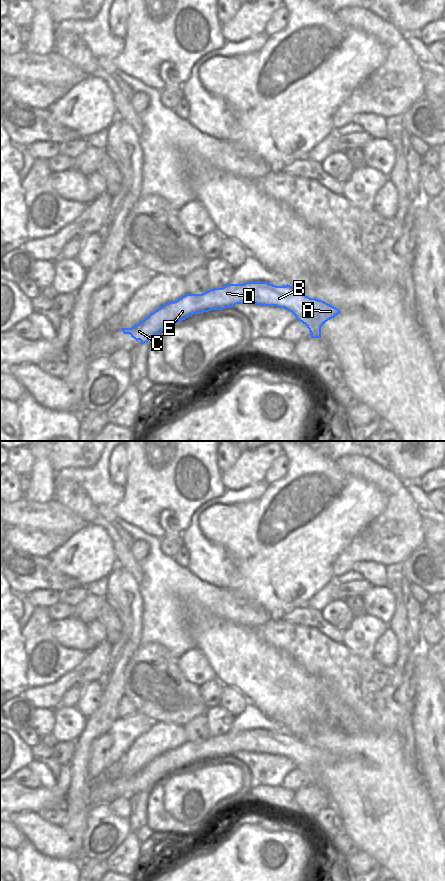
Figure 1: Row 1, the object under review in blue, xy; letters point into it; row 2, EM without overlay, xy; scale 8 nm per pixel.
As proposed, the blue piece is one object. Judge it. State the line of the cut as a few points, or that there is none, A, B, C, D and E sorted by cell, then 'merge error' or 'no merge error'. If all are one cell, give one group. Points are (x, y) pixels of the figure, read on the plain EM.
xy (273, 733), (259, 737), (259, 744), (266, 745), (269, 753) | A B / C D E | merge error

